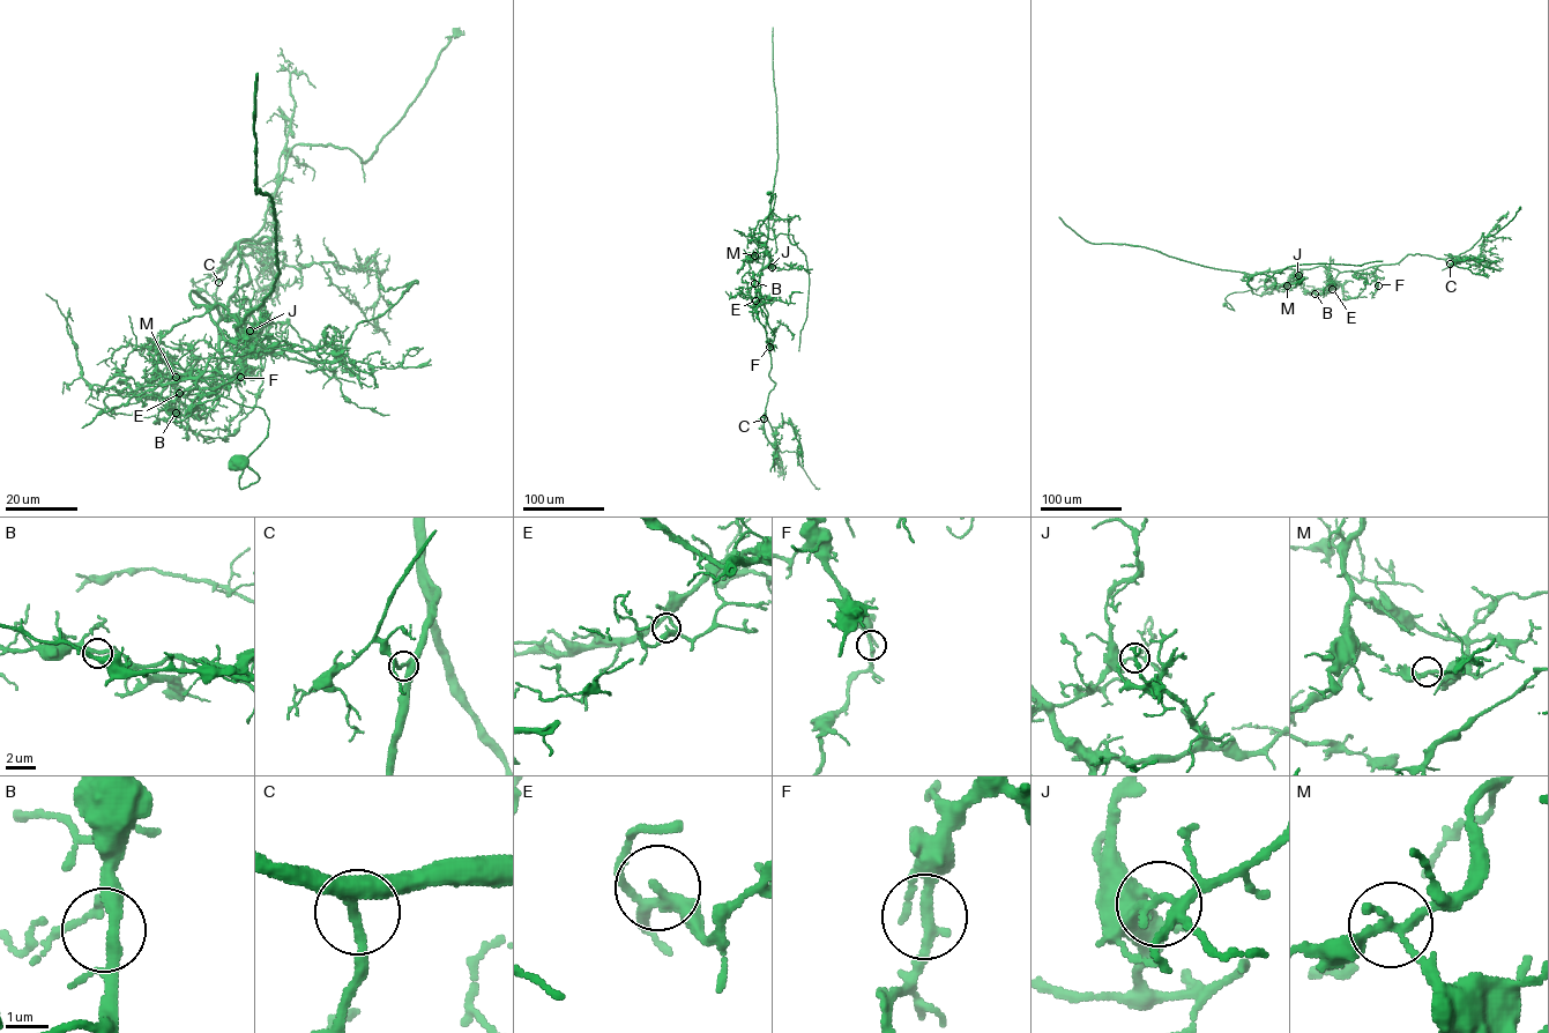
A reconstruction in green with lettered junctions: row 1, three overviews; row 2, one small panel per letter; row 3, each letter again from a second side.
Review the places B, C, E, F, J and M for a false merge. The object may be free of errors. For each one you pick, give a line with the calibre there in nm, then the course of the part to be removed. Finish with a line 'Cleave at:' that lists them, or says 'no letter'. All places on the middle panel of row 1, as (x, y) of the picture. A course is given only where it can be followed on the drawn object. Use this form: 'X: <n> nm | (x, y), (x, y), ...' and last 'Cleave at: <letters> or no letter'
M: 190 nm | (754, 255), (761, 232), (772, 239), (790, 233), (805, 255), (806, 317), (798, 350)
Cleave at: M

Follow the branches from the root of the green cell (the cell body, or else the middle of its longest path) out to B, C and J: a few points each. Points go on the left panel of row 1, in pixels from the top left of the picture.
B: (235, 462), (259, 478), (269, 420), (216, 394), (237, 320), (192, 291), (218, 399), (176, 413)
C: (235, 462), (269, 420), (216, 394), (237, 320), (191, 292), (233, 316), (270, 240), (218, 282)
J: (235, 462), (259, 478), (239, 487), (261, 407), (217, 396), (170, 415), (239, 376), (231, 343), (250, 331)

